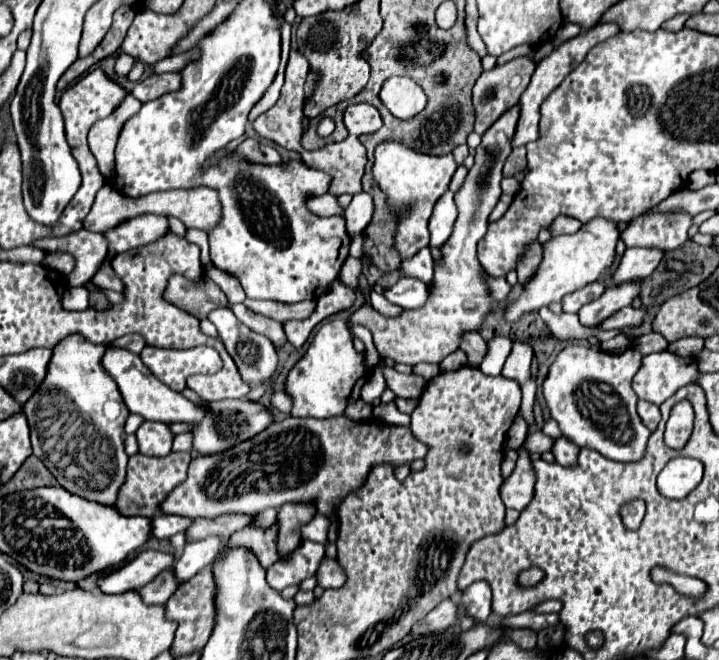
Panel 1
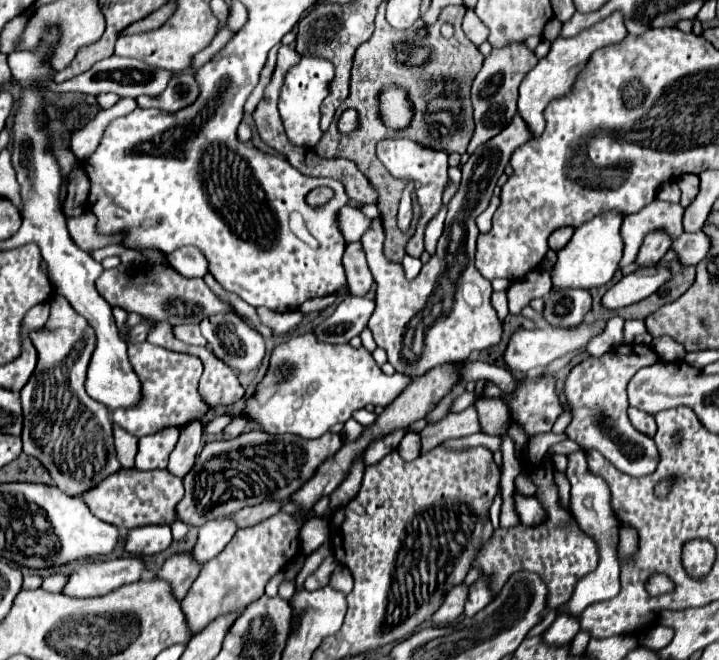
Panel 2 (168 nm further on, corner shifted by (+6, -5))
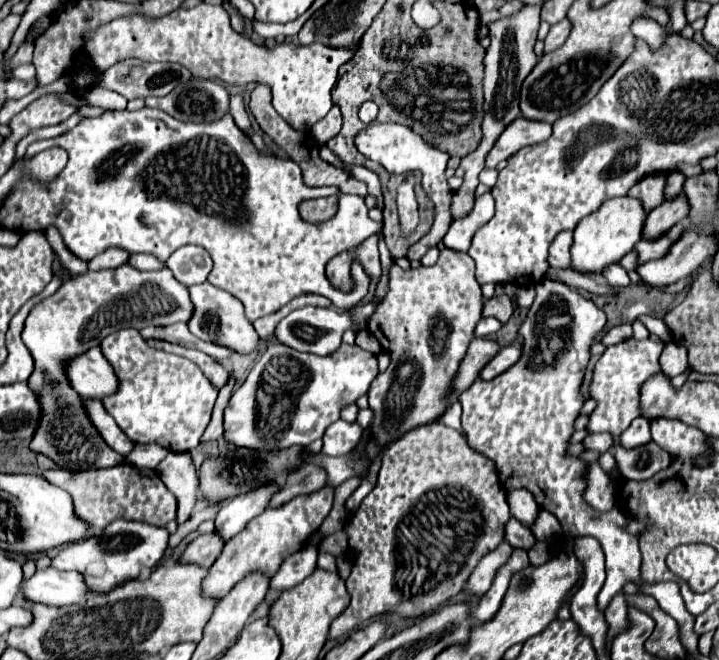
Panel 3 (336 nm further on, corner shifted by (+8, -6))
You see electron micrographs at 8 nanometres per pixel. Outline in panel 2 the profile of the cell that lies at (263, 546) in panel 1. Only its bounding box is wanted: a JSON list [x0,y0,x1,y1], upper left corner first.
[181,512,301,634]

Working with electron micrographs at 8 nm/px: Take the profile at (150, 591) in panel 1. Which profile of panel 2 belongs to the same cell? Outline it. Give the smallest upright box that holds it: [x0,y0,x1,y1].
[159,552,201,598]

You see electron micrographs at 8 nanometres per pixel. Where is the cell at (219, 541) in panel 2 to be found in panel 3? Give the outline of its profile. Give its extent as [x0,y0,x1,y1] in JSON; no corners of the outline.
[215,483,279,541]

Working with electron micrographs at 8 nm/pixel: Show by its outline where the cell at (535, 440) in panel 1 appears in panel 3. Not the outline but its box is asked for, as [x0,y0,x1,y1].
[583,435,611,453]

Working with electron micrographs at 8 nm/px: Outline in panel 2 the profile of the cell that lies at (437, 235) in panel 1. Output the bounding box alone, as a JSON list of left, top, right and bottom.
[425,206,447,256]

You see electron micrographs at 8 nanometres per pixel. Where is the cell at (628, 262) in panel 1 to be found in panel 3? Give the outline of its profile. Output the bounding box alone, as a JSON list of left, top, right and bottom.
[643,195,689,239]

